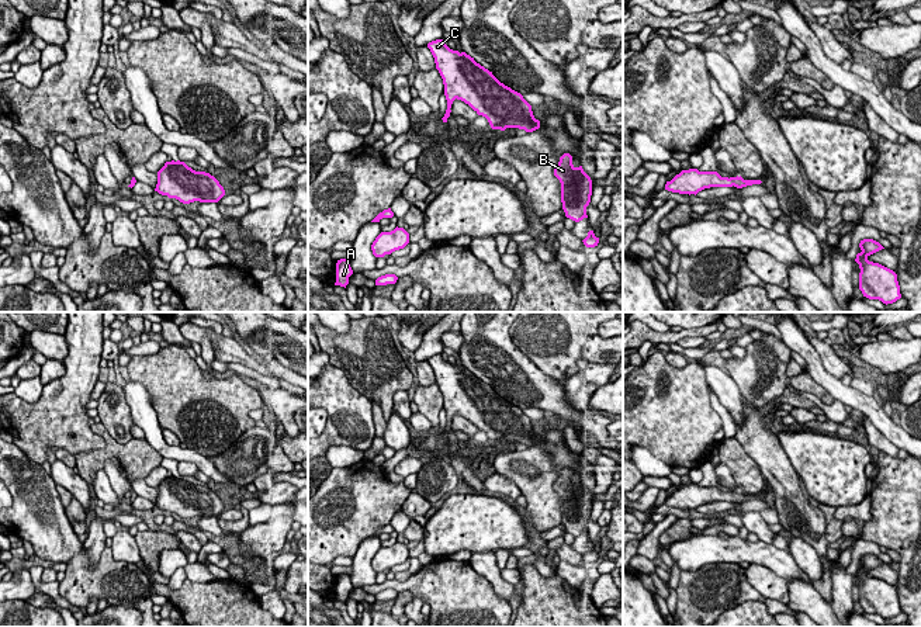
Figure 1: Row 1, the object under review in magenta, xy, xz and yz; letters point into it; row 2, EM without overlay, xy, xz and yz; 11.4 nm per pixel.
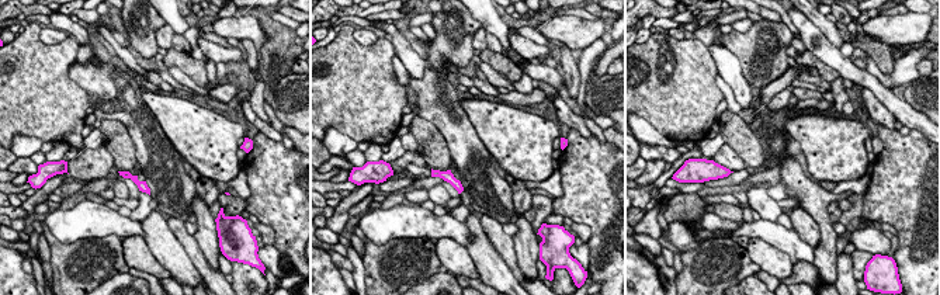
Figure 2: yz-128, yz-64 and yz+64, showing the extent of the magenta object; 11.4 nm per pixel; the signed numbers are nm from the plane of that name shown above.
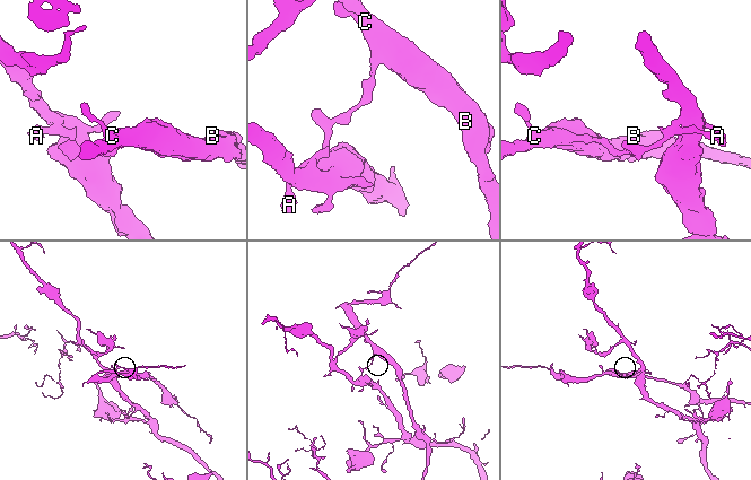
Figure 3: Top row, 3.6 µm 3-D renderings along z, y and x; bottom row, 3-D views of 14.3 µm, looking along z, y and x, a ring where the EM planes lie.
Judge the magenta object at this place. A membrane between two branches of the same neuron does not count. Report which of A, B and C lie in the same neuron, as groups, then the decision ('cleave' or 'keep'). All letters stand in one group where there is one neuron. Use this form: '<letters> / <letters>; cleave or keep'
A / B C; cleave

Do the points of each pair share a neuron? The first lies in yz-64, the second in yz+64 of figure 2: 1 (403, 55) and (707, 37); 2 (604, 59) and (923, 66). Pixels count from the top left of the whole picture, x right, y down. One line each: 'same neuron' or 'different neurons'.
1: different neurons
2: different neurons

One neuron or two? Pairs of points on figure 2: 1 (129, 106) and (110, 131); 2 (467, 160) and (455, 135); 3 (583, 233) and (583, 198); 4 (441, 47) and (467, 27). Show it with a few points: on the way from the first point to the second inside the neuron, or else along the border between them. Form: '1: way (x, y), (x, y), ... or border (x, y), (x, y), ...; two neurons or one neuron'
1: border (100, 120), (118, 120), (125, 127), (135, 149); two neurons
2: way (467, 155), (461, 141); one neuron
3: border (573, 221), (589, 228), (588, 242); two neurons
4: way (447, 44), (461, 30); one neuron

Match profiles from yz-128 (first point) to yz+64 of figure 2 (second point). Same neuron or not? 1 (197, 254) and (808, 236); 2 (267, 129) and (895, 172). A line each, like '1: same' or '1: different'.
1: same
2: different

